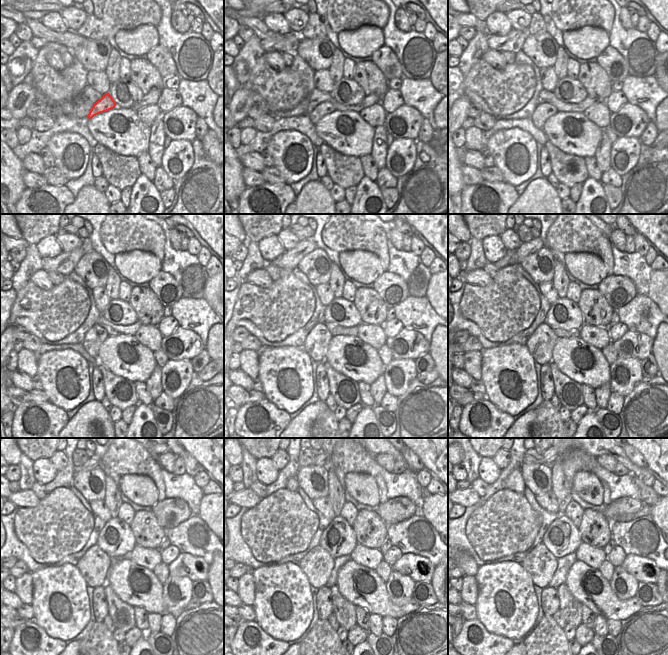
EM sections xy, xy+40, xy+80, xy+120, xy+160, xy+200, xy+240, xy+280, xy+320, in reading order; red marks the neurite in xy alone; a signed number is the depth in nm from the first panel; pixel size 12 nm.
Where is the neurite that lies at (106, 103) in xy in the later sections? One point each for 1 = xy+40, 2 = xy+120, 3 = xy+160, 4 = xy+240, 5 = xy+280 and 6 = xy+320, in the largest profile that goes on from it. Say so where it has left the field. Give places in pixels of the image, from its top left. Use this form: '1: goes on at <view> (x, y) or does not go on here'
1: goes on at xy+40 (324, 108)
2: goes on at xy+120 (96, 335)
3: goes on at xy+160 (316, 344)
4: goes on at xy+240 (94, 565)
5: goes on at xy+280 (317, 565)
6: goes on at xy+320 (540, 563)

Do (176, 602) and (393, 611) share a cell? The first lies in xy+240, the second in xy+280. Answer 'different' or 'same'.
different

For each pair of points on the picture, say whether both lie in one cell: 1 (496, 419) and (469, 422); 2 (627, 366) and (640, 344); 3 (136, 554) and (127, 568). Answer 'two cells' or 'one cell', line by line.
1: one cell
2: two cells
3: two cells

